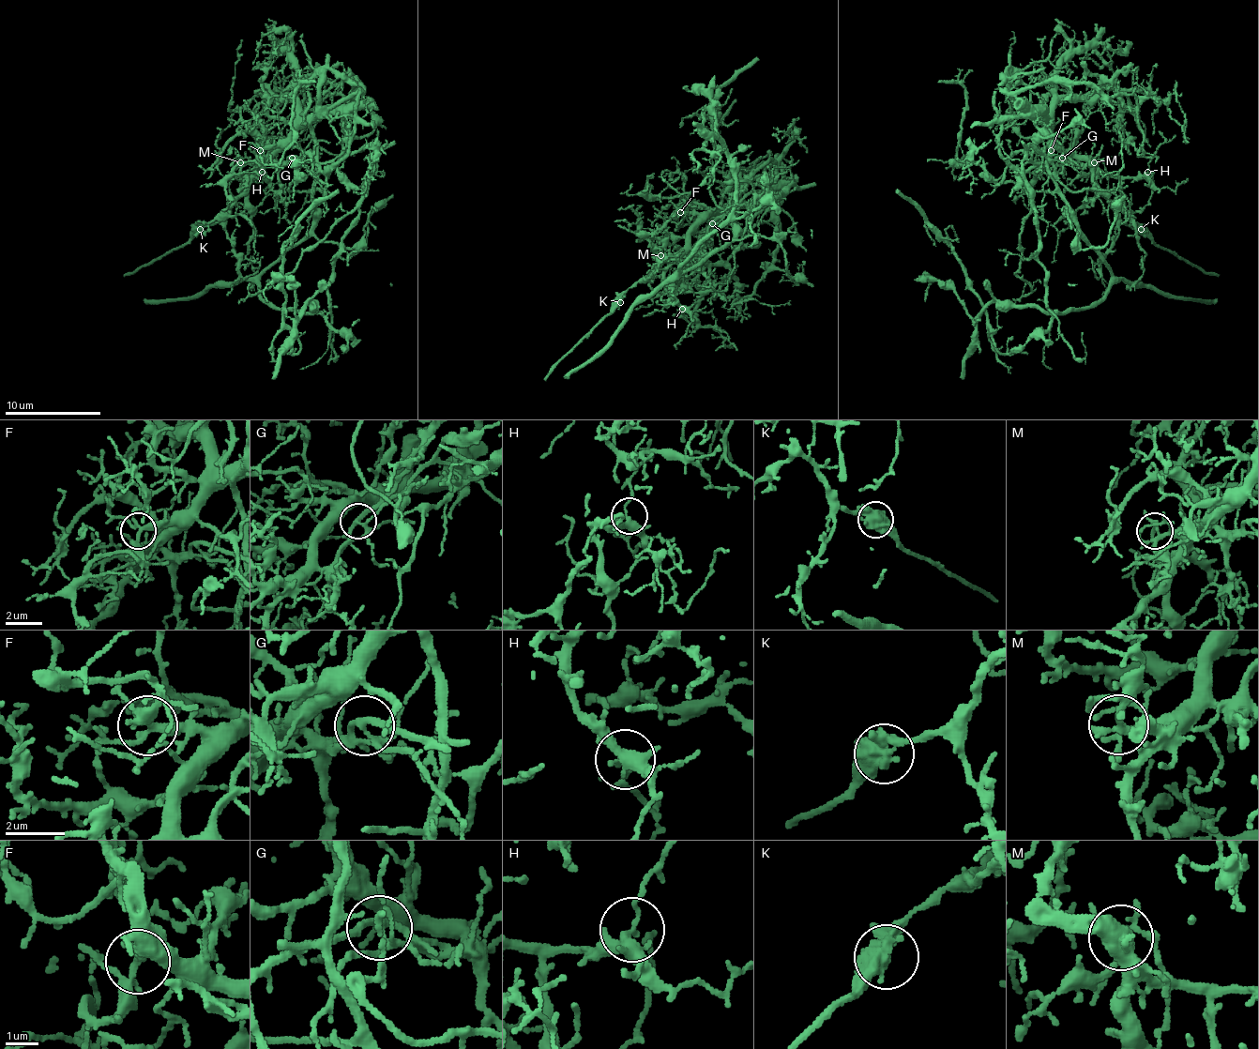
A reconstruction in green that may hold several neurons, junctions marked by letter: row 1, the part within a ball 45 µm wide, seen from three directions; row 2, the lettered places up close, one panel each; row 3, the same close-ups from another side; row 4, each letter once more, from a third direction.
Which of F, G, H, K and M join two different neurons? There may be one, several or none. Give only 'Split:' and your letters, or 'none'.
Split: G, K

